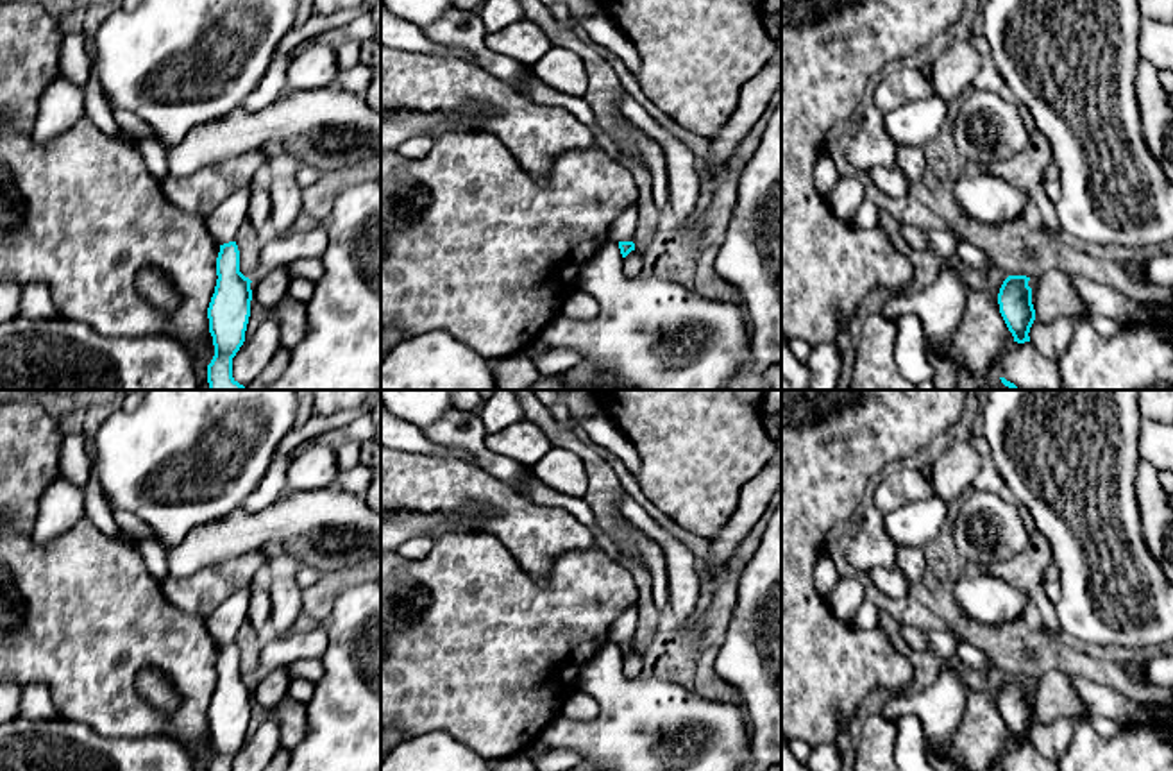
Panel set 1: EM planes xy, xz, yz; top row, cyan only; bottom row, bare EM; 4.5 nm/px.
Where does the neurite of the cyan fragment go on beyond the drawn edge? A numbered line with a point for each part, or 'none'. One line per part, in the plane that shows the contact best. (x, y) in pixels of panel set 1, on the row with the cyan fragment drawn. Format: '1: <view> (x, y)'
none

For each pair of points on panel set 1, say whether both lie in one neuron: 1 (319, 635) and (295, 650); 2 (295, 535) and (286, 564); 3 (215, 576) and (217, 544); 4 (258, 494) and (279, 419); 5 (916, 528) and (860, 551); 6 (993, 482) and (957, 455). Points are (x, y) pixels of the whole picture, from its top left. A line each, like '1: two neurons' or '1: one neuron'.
1: one neuron
2: two neurons
3: two neurons
4: two neurons
5: two neurons
6: two neurons

